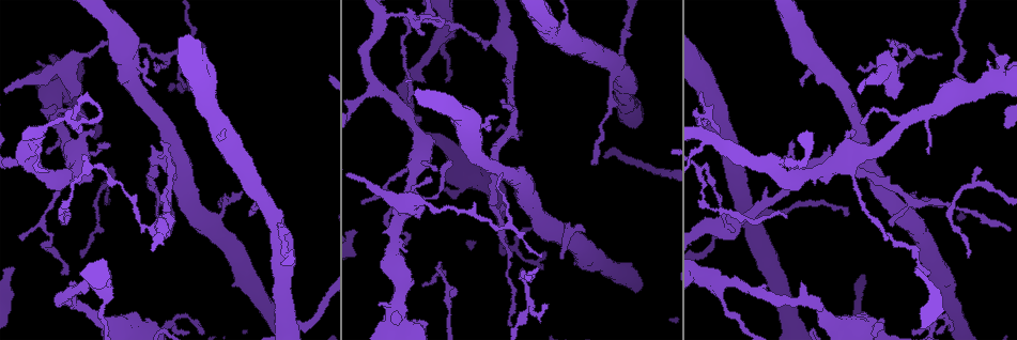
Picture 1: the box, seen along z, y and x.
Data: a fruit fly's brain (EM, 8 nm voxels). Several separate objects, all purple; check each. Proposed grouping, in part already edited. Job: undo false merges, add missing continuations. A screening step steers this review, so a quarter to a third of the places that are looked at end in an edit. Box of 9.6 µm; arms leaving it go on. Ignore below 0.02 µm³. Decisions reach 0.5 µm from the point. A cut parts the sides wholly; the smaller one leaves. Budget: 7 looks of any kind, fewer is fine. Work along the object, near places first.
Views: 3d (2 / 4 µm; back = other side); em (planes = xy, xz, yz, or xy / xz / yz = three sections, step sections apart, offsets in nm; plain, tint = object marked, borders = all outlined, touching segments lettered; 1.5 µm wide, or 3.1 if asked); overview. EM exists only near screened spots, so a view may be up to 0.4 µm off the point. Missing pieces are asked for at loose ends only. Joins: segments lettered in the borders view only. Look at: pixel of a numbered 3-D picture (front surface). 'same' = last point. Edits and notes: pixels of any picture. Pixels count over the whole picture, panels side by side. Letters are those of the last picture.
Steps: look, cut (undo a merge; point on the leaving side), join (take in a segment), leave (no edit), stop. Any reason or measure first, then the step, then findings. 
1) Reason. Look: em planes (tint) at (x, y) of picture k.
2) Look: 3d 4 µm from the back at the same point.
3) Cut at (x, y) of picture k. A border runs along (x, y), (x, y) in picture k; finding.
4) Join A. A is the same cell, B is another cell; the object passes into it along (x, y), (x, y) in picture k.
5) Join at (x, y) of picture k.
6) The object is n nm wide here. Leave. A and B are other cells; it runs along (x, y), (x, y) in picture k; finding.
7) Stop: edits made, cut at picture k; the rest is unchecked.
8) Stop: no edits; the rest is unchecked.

Sudden change in width. Look: em planes (tint) at (726, 230) of picture 1.

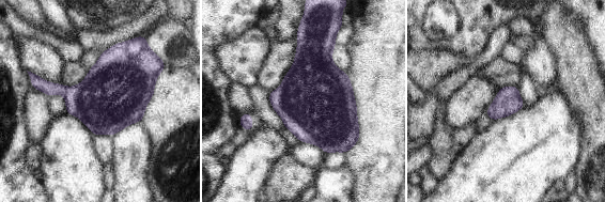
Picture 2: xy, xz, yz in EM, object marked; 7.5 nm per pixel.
Look: em planes (borders) at the same point.

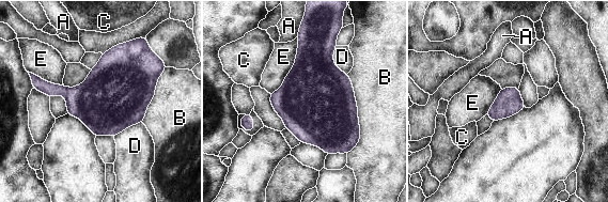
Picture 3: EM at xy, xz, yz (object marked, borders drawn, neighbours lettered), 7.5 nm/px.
The object is 500 nm wide here. Leave. A, B, C, D and E are other cells; a border runs along (336, 46), (332, 61), (346, 74) in picture 3; continuous, no second neuron.

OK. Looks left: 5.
Sharp bend. Look: 3d 4 µm at (387, 221) of picture 1.

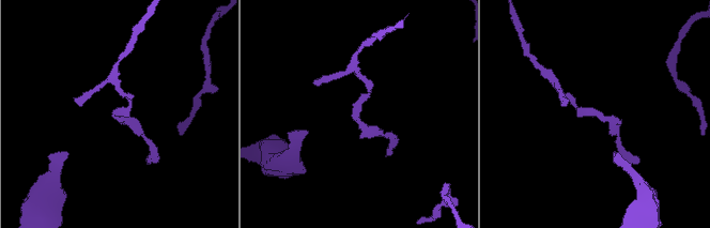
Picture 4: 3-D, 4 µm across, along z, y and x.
Look: em xz step 8 (borders) at (597, 114) of picture 4.

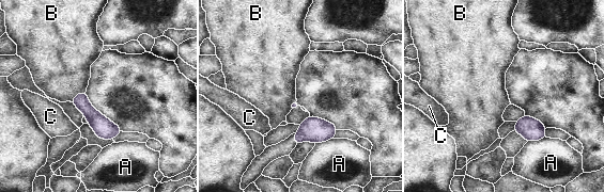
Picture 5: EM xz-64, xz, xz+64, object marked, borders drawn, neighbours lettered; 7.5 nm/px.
Leave. A, B and C are other cells; a border runs along (84, 92), (78, 93), (71, 101) in picture 5; one neuron here.

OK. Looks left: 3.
Branch stops here. Look: 3d 2 µm at (542, 254) of picture 1.

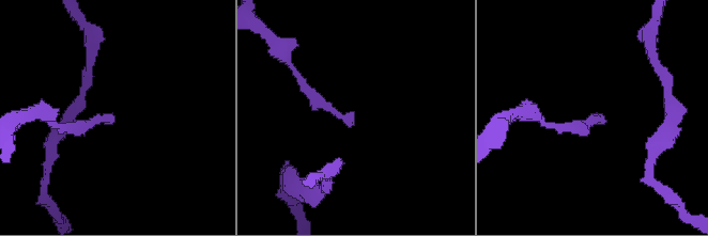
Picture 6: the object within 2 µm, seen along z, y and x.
Now the EM. Look: em planes (borders) at (599, 114) of picture 6.

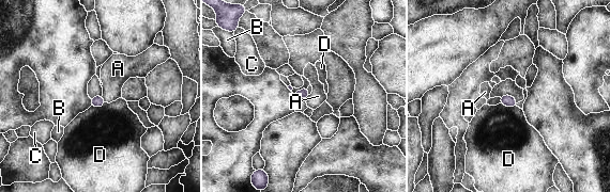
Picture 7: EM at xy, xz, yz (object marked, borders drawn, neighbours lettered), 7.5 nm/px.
Leave. A, B, C and D are other cells; a border runs along (102, 95), (105, 101) in picture 7; no lettered segment goes on from it.

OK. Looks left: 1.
Stop: no edits; the rest is unchecked.

